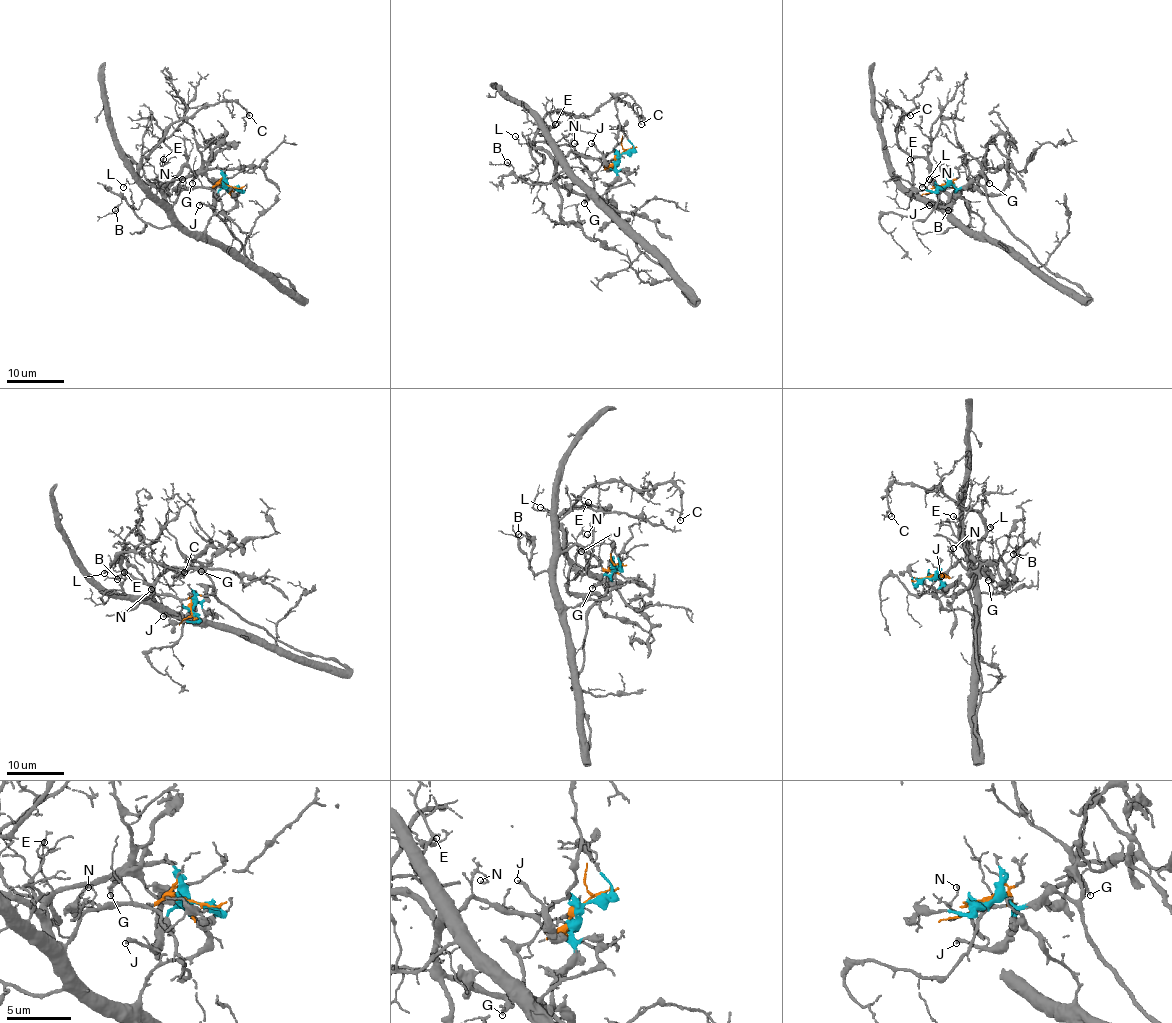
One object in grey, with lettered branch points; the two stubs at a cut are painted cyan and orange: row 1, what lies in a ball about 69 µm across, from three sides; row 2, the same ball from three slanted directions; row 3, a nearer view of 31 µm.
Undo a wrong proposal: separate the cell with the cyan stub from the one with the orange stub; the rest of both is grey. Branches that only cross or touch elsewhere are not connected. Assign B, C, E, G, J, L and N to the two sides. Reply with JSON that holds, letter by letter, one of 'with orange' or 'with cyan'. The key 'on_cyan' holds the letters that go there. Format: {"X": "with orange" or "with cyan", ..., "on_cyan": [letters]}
{"B": "with orange", "C": "with orange", "E": "with orange", "G": "with cyan", "J": "with cyan", "L": "with orange", "N": "with orange", "on_cyan": ["G", "J"]}

